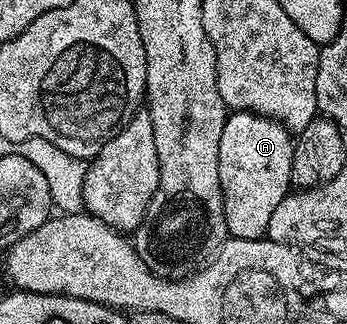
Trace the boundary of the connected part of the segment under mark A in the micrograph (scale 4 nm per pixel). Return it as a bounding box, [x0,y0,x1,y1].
[219,111,294,241]

